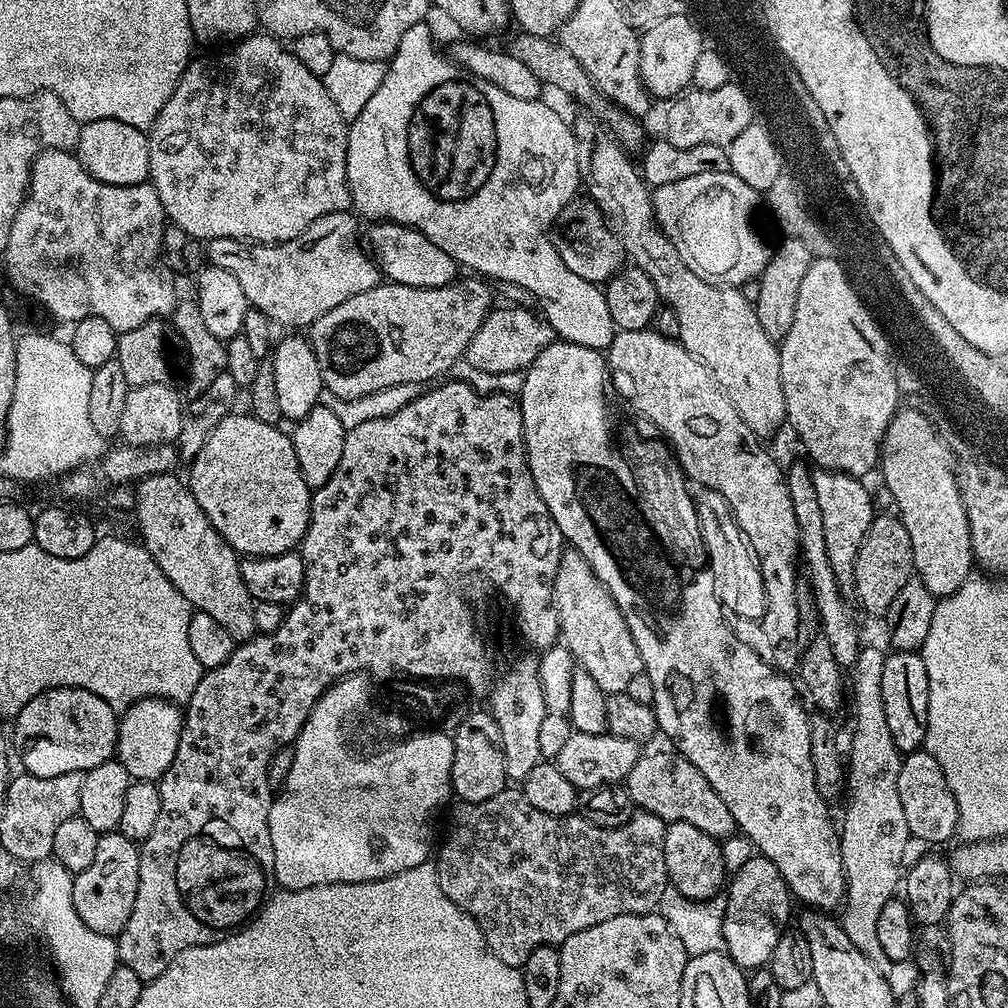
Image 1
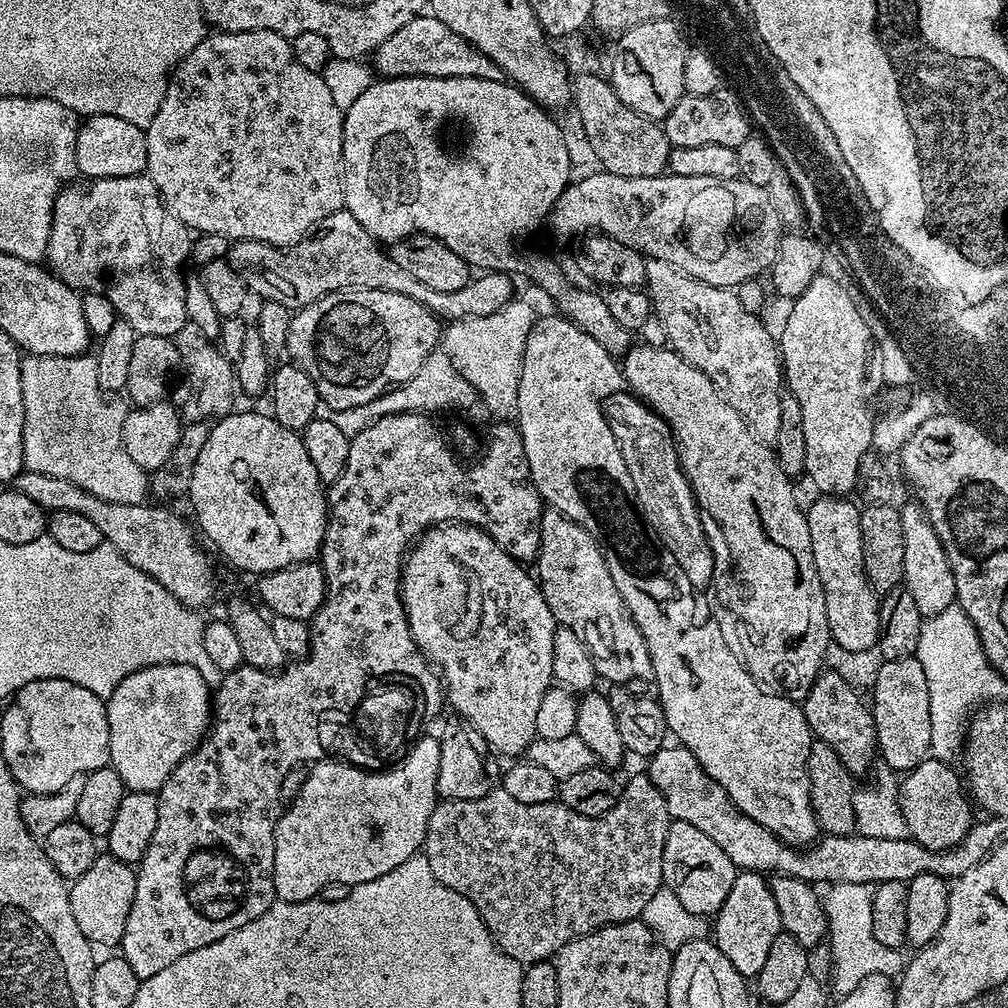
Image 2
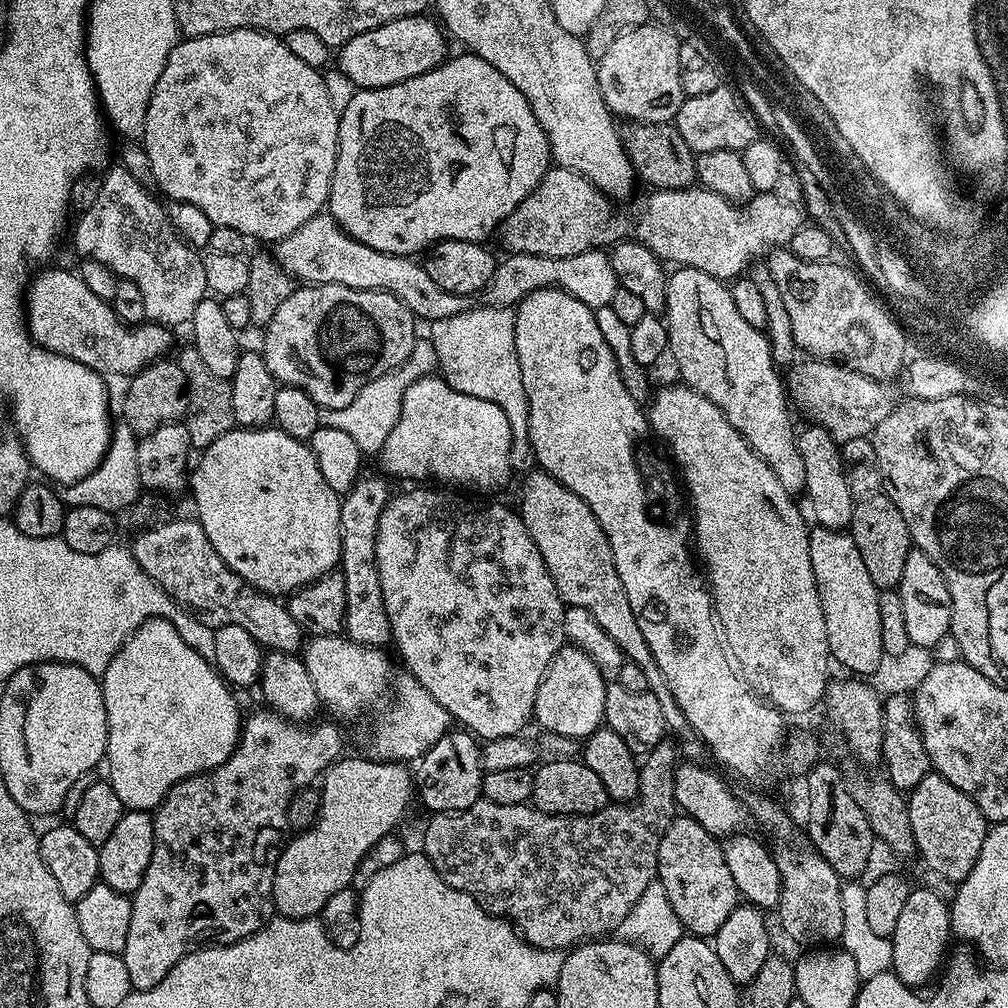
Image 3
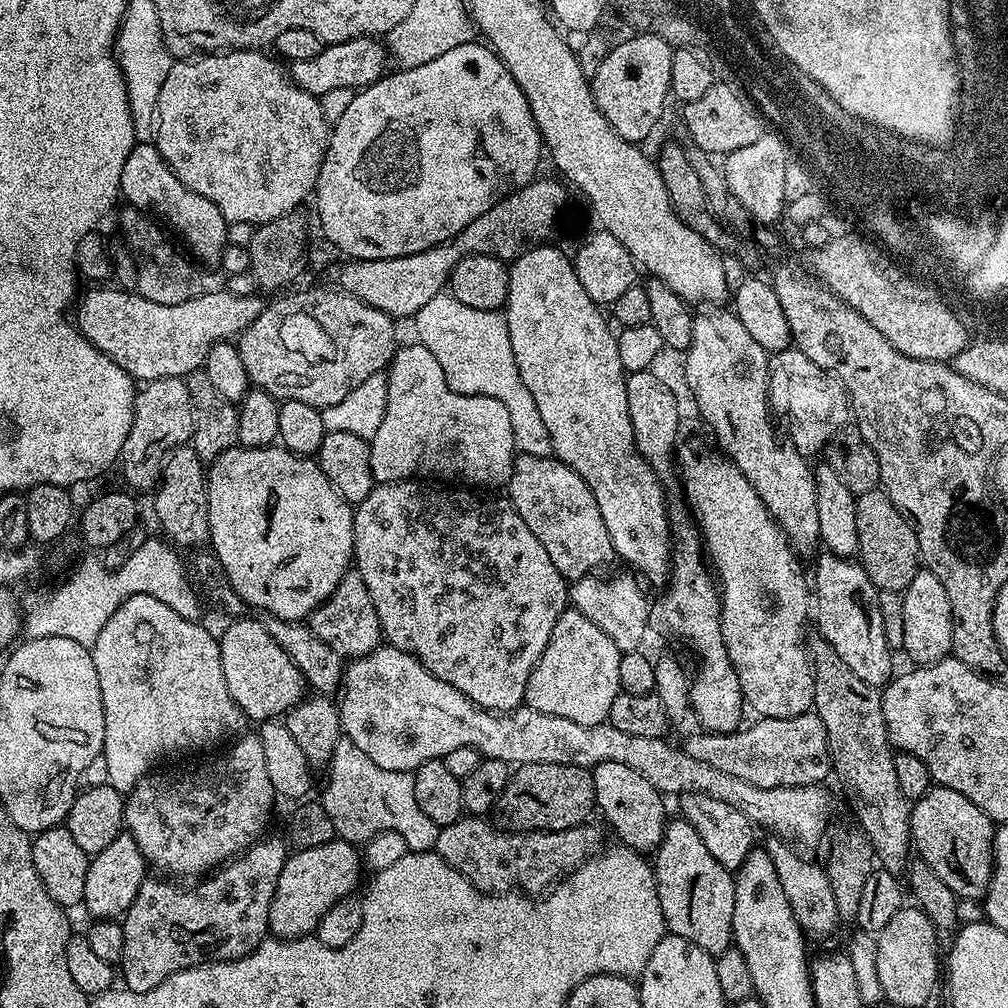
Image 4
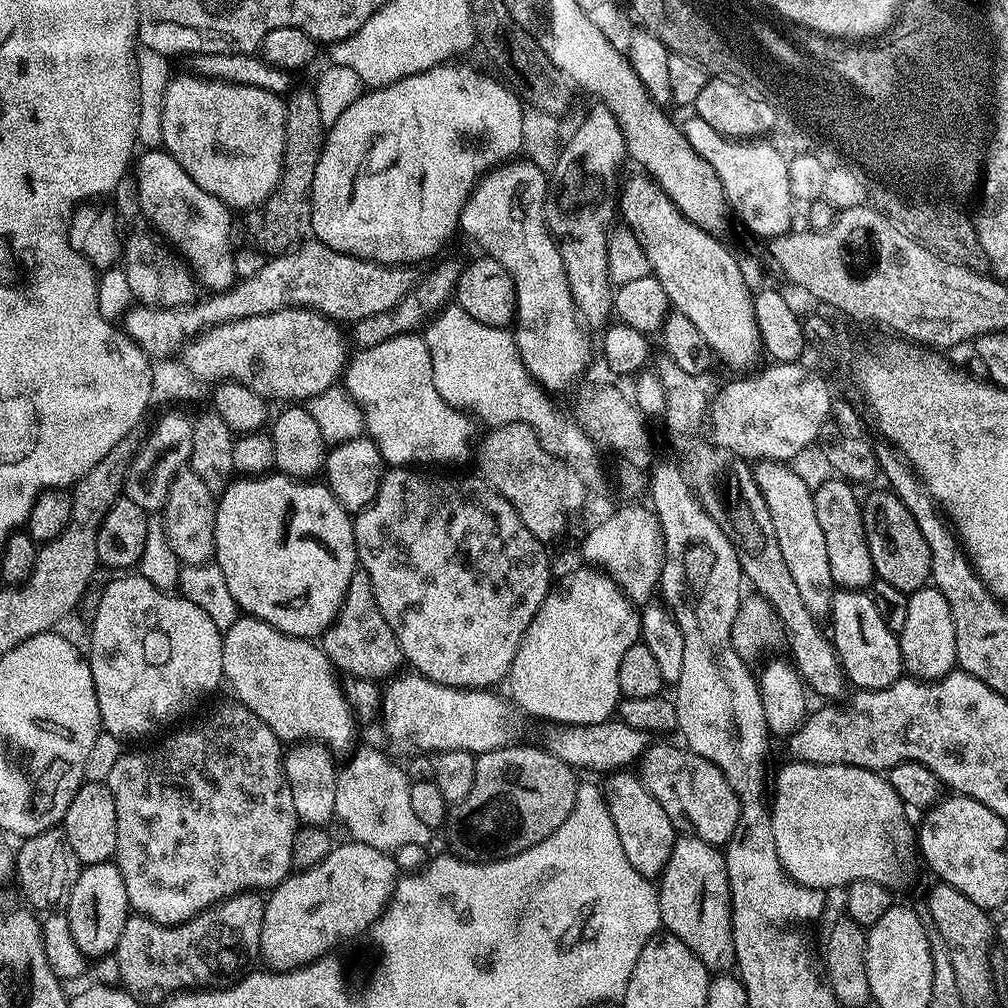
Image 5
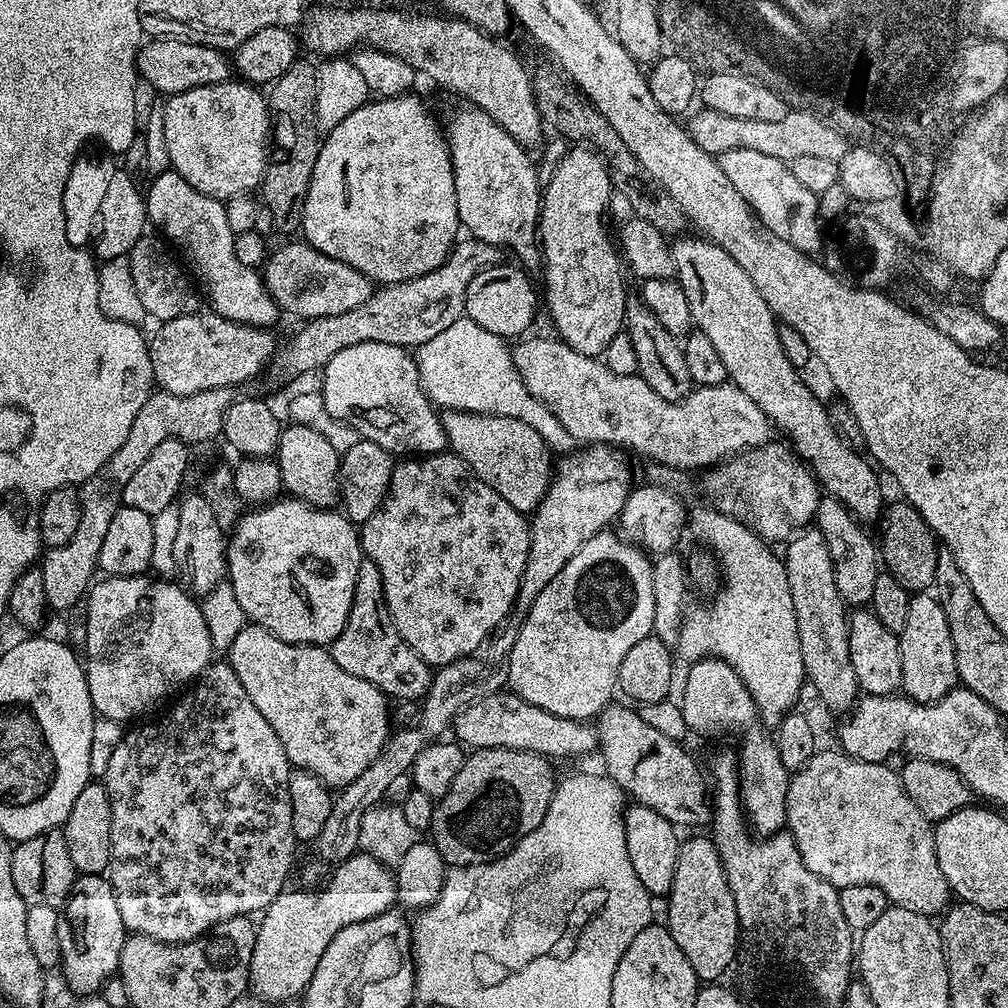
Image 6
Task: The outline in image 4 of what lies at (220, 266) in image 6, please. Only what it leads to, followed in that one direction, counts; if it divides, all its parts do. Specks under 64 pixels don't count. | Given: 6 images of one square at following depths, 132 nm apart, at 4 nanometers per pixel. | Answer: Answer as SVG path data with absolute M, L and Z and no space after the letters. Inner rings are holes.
M137 142L130 150L126 166L122 166L120 195L125 201L128 199L127 203L131 207L138 208L145 214L151 214L156 218L165 216L176 227L177 234L184 236L185 242L192 247L191 255L201 265L219 265L224 245L228 243L228 221L222 218L222 210L218 210L218 206L210 202L210 198L194 194L190 186L183 184L172 173L155 143Z

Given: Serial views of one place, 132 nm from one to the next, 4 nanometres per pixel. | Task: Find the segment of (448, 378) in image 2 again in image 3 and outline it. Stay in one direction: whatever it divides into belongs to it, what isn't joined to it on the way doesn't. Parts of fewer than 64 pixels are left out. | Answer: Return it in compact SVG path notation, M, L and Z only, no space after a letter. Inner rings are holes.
M417 339L408 360L394 370L374 378L374 382L366 382L366 386L362 386L362 390L354 394L354 402L350 402L350 406L321 408L321 425L334 426L334 430L342 430L345 434L350 434L350 438L354 438L354 443L358 445L360 453L378 454L383 450L386 438L390 436L390 430L394 430L394 422L398 422L398 414L402 414L402 398L406 398L406 390L410 390L410 386L414 386L418 378L433 375L437 368L431 339Z

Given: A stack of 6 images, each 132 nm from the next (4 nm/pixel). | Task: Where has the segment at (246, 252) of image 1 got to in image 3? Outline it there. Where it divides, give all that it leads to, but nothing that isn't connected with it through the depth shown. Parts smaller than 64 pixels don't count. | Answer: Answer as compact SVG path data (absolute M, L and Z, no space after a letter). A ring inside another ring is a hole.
M321 214L310 218L310 222L302 222L302 226L294 230L294 234L290 234L285 240L275 241L274 248L274 259L280 264L280 268L286 270L286 274L290 274L301 285L337 284L358 290L389 292L394 294L394 298L401 300L420 322L450 318L454 314L462 314L466 307L466 298L462 294L450 294L450 290L434 286L423 263L411 256L395 256L382 250L374 250L350 238L330 214ZM595 248L570 258L546 258L538 254L505 255L496 265L490 282L482 293L483 303L488 306L515 306L525 300L529 294L539 288L561 288L566 294L586 302L593 310L607 308L612 303L614 294L620 288L614 274L612 257L607 251Z

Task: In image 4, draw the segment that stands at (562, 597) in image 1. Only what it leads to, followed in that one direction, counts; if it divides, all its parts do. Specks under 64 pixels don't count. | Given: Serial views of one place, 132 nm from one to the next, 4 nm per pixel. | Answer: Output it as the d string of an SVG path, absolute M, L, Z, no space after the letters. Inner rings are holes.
M519 453L506 491L513 510L526 526L530 526L534 538L542 542L546 554L550 554L550 562L558 566L565 580L580 580L600 570L608 559L613 559L612 539L606 530L606 522L602 522L602 510L598 510L590 486L586 486L586 482L582 482L580 475L570 470L563 459L555 455Z

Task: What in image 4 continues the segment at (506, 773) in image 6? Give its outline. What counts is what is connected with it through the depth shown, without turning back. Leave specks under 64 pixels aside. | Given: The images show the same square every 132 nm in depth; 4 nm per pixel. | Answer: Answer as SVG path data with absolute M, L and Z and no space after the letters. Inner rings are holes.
M521 764L509 775L506 790L502 790L495 811L500 812L499 823L514 832L557 832L578 828L596 808L596 791L589 769L565 764Z

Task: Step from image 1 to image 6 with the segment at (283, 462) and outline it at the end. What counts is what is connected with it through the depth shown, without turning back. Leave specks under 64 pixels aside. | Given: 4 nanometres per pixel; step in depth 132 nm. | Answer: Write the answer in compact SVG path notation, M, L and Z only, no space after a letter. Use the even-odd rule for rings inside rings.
M281 498L272 501L271 504L253 507L245 511L240 517L236 527L230 533L230 539L226 544L228 553L228 570L226 580L232 584L234 595L238 598L238 603L245 611L247 619L253 624L260 624L270 634L282 638L282 642L291 644L318 644L321 646L331 645L332 641L342 634L342 626L346 626L346 618L350 614L350 606L354 602L354 582L358 582L358 566L362 559L362 549L360 546L360 534L357 525L349 522L343 511L330 508L316 508L313 504L307 504L305 500L295 498Z

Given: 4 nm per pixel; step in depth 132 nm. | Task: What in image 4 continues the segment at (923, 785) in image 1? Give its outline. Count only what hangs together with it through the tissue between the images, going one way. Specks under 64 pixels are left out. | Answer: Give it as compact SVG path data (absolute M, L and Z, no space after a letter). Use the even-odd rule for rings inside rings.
M933 786L928 789L926 795L912 804L912 817L910 818L910 830L912 831L911 843L914 845L914 852L919 859L926 862L926 866L930 866L930 870L934 870L934 874L938 874L938 878L942 878L942 882L946 882L946 886L950 886L950 890L961 901L976 900L979 901L986 893L992 881L992 846L994 843L994 821L984 813L978 810L978 806L974 806L974 802L970 802L970 798L966 798L962 794L958 794L958 790L950 790Z

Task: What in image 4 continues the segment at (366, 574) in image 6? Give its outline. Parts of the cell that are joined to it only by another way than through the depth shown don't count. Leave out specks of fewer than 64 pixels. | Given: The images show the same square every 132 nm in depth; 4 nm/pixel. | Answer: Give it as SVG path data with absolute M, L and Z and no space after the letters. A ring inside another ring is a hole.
M349 570L342 574L338 586L330 594L330 598L322 601L312 611L306 621L308 627L330 646L330 650L345 658L369 656L375 648L381 647L382 633L378 622L378 610L374 610L374 598L370 598L370 590L366 590L366 582L362 574Z

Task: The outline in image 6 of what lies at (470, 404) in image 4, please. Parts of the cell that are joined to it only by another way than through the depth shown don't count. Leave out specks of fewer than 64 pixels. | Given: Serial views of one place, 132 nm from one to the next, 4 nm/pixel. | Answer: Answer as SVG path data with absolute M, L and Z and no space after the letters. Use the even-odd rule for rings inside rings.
M358 342L358 346L346 346L346 350L338 350L338 354L334 354L334 358L330 358L330 362L324 365L322 375L324 375L324 381L318 384L318 390L324 396L326 410L330 410L330 414L334 414L334 418L338 418L342 422L354 426L357 437L369 440L370 442L378 442L378 446L382 446L387 452L393 454L404 452L400 454L431 456L433 452L443 452L448 448L448 439L444 433L442 422L440 421L441 413L437 411L432 401L429 400L428 395L422 390L420 379L418 378L416 357L409 349L390 346L386 342Z

